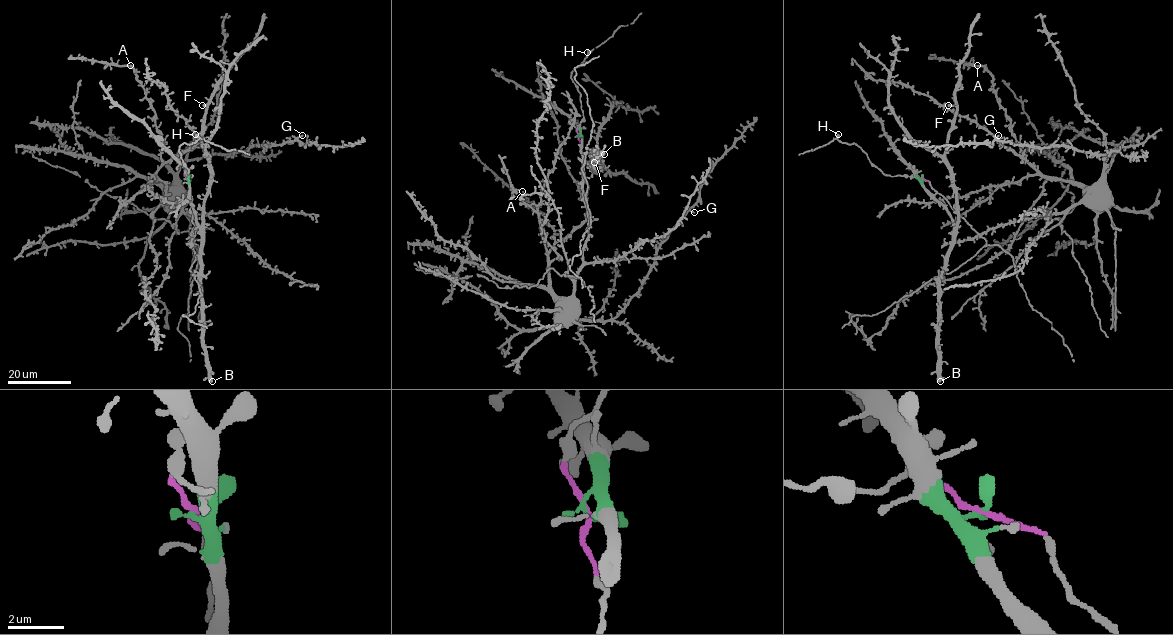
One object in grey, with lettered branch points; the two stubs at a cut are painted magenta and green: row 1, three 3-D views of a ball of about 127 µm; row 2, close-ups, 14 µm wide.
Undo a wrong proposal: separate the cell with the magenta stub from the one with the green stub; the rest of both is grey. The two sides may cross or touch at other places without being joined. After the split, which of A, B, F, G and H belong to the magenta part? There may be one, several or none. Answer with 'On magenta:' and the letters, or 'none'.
On magenta: A, G, H

